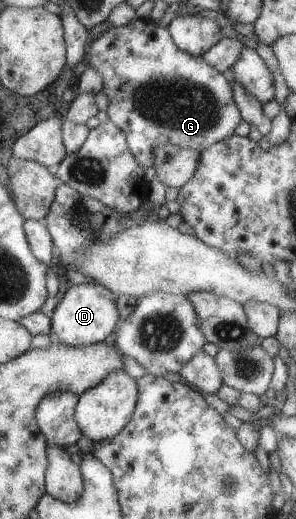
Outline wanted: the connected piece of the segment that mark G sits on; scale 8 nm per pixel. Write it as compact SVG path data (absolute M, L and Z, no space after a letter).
M135 17L125 26L111 27L88 44L85 57L89 67L102 76L102 93L107 96L109 119L123 131L131 154L145 170L155 164L155 147L171 143L201 153L212 144L233 135L236 126L241 122L242 114L224 74L213 68L202 55L193 56L182 51L173 42L168 27L161 26L161 23Z

